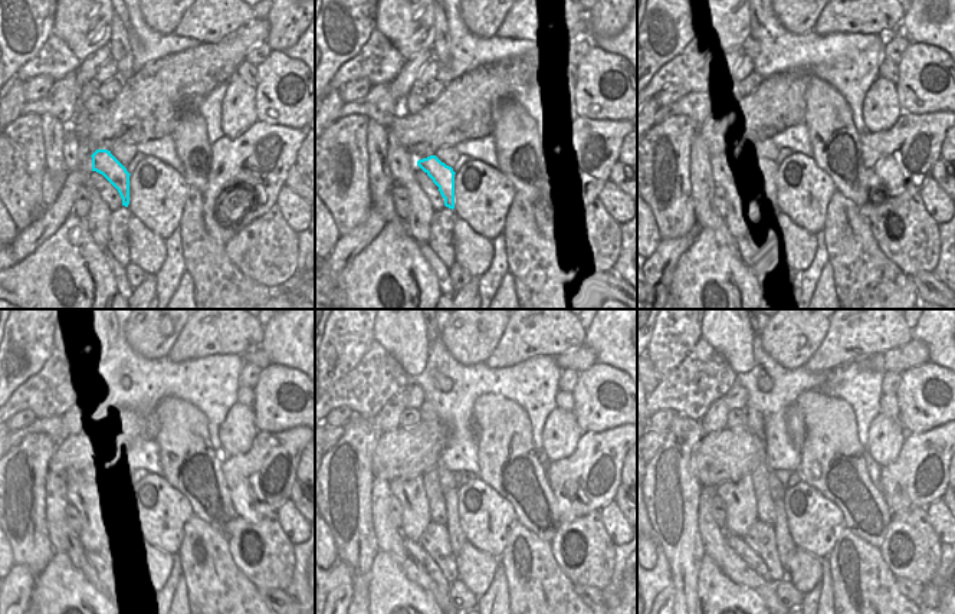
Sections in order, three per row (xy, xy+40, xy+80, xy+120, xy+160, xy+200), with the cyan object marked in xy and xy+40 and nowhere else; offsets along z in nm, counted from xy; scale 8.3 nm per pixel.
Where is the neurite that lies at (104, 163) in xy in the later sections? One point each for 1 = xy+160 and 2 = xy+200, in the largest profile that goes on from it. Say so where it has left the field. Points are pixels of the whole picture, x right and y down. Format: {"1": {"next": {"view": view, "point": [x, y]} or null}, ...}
{"1": {"next": {"view": "xy+160", "point": [458, 538]}}, "2": {"next": {"view": "xy+200", "point": [786, 545]}}}

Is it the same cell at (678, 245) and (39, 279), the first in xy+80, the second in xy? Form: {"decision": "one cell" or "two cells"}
{"decision": "two cells"}

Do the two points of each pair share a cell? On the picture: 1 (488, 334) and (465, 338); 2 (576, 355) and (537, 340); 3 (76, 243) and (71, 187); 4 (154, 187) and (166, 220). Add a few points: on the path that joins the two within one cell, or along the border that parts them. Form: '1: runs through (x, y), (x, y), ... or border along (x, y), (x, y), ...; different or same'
1: runs through (482, 334), (471, 335); same
2: border along (583, 344), (555, 357); different
3: border along (72, 213), (49, 237); different
4: runs through (157, 196), (161, 212); same

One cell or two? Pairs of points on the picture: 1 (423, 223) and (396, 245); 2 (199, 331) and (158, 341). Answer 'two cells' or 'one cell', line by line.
1: two cells
2: two cells

